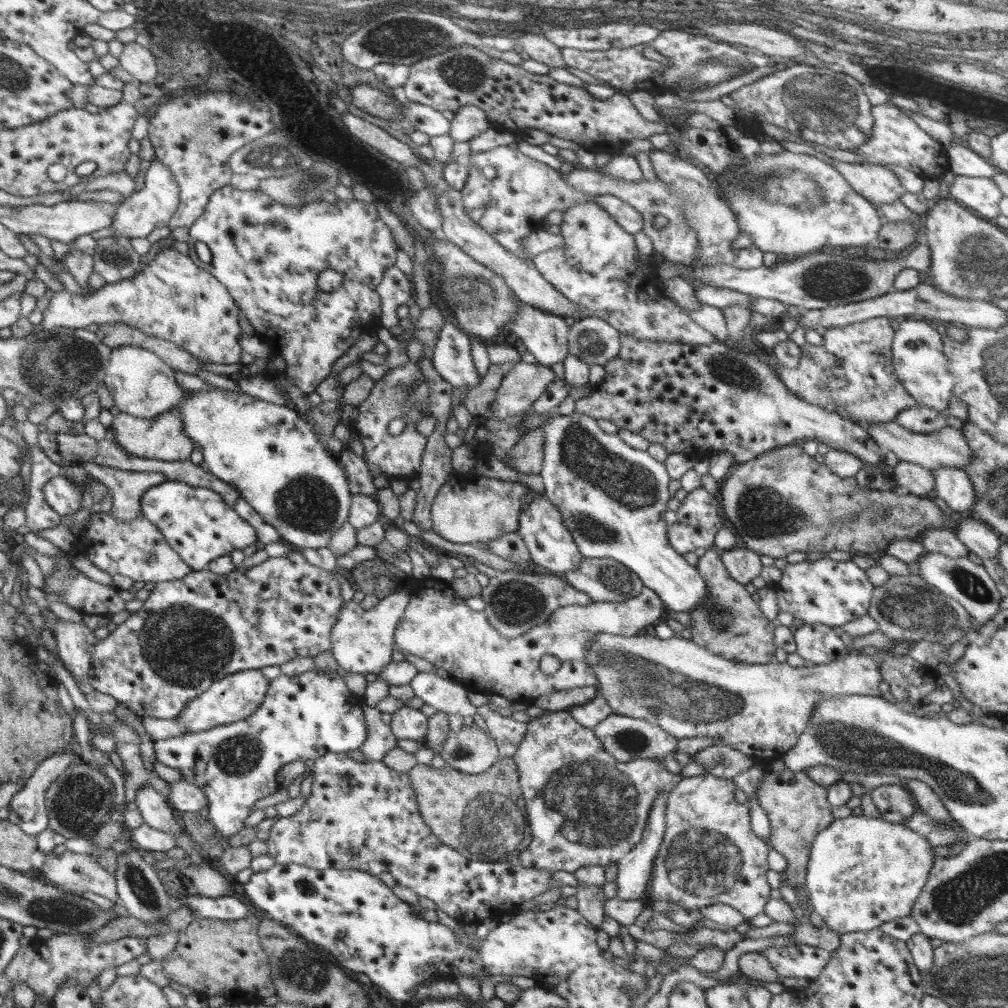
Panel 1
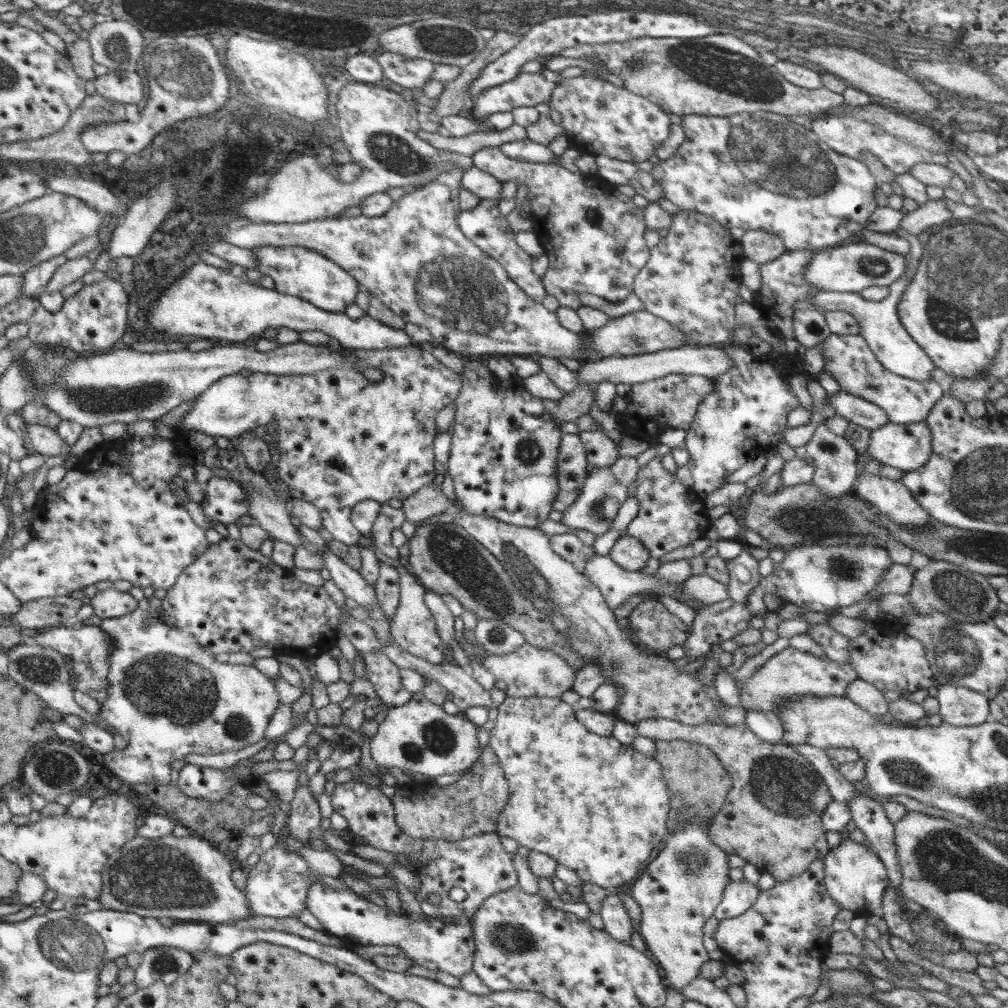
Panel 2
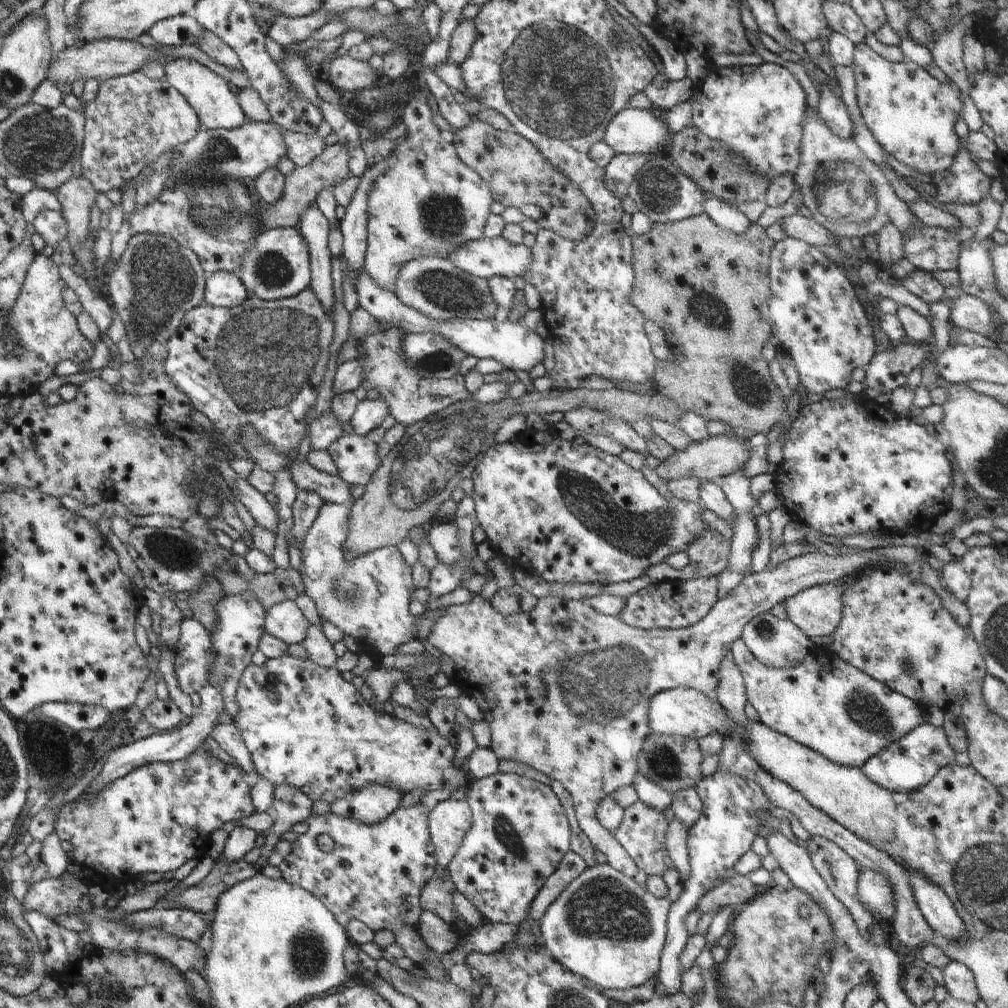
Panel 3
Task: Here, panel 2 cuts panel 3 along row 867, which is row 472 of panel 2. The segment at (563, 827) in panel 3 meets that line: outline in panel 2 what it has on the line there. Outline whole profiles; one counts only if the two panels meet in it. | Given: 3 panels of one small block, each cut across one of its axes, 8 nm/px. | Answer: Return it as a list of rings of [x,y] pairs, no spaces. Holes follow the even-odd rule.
[[[465,357],[465,368],[460,372],[461,388],[460,394],[455,401],[455,417],[454,417],[454,432],[451,435],[451,448],[448,459],[448,472],[452,478],[456,499],[462,503],[462,507],[467,514],[478,514],[479,516],[489,516],[496,518],[501,522],[521,526],[526,528],[538,527],[540,523],[548,519],[549,513],[553,511],[554,500],[558,494],[558,479],[556,478],[556,458],[558,458],[558,448],[560,448],[562,432],[554,424],[554,418],[551,413],[546,410],[542,404],[542,399],[532,396],[524,386],[521,386],[520,380],[514,376],[510,378],[497,378],[496,374],[491,374],[487,366],[481,366],[481,362],[471,357]],[[524,418],[536,418],[536,430],[528,431],[524,428]]]

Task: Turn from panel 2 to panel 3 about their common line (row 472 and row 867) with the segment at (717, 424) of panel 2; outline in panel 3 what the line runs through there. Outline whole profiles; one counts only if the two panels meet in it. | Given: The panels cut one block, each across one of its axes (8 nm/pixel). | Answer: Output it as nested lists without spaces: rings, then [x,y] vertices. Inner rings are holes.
[[[718,771],[712,776],[702,778],[695,783],[695,789],[702,801],[700,818],[687,828],[687,851],[691,864],[689,879],[683,883],[680,897],[670,905],[667,922],[667,937],[661,950],[660,966],[655,976],[655,994],[673,995],[680,991],[680,954],[688,943],[685,927],[685,916],[697,906],[697,902],[708,892],[718,878],[736,875],[734,864],[751,850],[752,841],[758,835],[759,822],[757,814],[768,811],[771,807],[769,798],[763,788],[755,782],[742,778],[740,775]]]

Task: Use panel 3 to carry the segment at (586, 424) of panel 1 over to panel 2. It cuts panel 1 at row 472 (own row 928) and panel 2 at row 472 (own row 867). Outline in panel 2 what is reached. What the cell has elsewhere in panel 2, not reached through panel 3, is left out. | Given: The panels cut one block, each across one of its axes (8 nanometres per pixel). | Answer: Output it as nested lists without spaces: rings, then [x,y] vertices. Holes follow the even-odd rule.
[[[610,466],[596,468],[592,472],[587,472],[586,478],[584,478],[584,486],[580,490],[580,496],[576,498],[575,504],[563,513],[564,517],[560,521],[570,529],[588,530],[594,533],[596,537],[602,536],[610,530],[610,523],[612,523],[618,508],[626,501],[628,496],[628,488],[624,484],[620,484],[620,480],[614,478]]]

